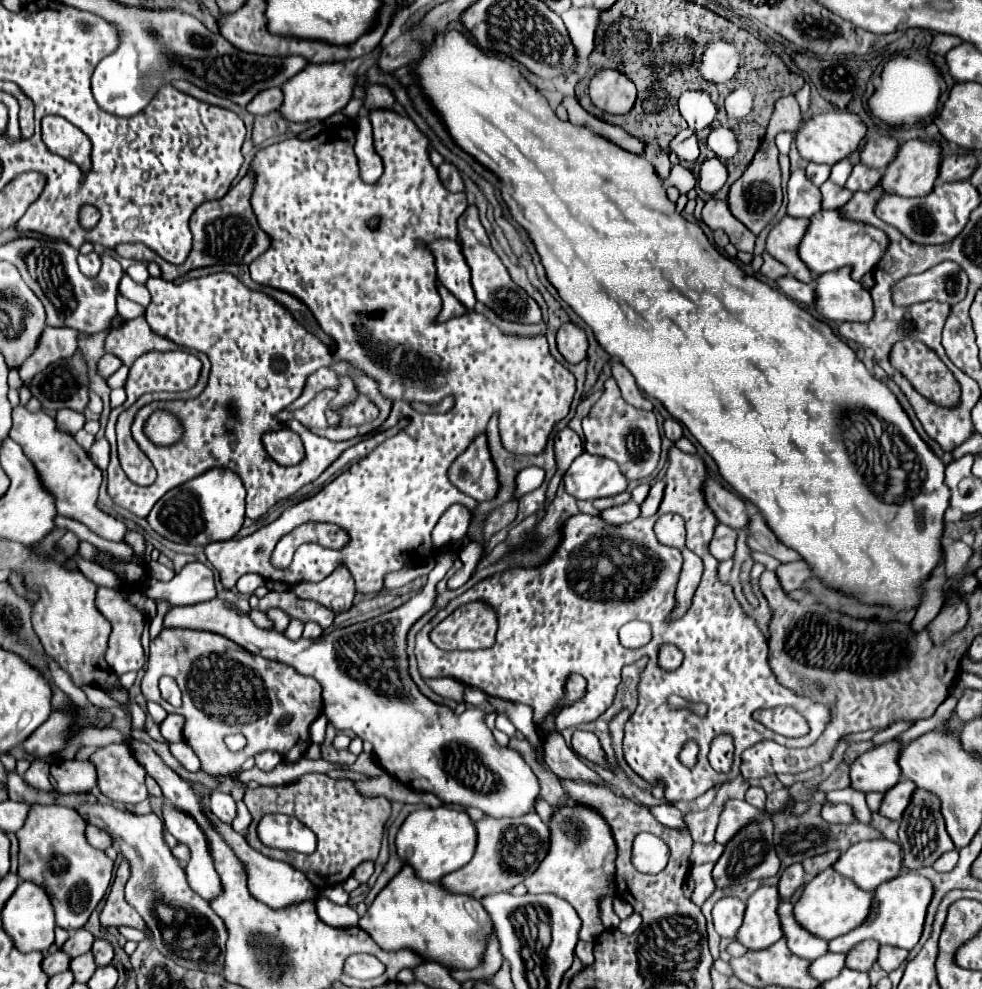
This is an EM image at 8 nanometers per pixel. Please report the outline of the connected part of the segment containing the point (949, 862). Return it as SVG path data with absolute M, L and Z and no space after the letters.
M953 849L953 851L949 851L949 853L943 853L943 857L939 857L939 859L935 861L933 869L939 871L939 873L947 873L947 871L951 871L951 869L955 867L955 863L957 863L957 853L955 853L955 849Z

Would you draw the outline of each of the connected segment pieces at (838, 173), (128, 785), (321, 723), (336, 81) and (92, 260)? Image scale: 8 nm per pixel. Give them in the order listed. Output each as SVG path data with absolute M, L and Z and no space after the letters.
M844 159L832 166L829 179L835 184L844 187L852 169L853 166L850 161L848 159Z
M115 743L101 747L89 759L97 769L97 787L113 803L135 805L149 797L145 769L135 761L129 745Z
M321 715L313 721L313 743L321 745L325 741L325 727L327 727L327 717Z
M309 63L303 71L299 71L285 85L281 85L283 103L277 111L281 113L283 119L291 123L305 123L313 119L325 121L327 117L335 115L349 103L353 87L355 75L343 75L343 63L323 63L323 65Z
M89 253L89 255L79 255L77 257L77 263L79 263L79 269L83 275L87 277L95 277L101 269L101 259L97 253Z

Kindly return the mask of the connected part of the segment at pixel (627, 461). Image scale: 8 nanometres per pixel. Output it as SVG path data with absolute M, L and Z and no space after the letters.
M613 377L605 381L605 391L601 399L591 407L589 415L583 419L583 433L585 433L585 451L591 455L601 455L617 461L623 475L629 481L649 477L657 467L661 453L657 419L653 411L641 411L625 403Z

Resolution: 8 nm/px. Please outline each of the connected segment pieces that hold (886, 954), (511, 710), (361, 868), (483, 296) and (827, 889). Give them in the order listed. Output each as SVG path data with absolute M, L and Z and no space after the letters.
M883 945L879 949L879 965L889 973L893 969L897 969L905 959L907 959L909 951L907 949L899 949L899 947L889 947L889 945Z
M487 696L487 701L493 705L495 713L509 715L509 721L517 727L517 731L521 731L535 747L541 745L541 737L533 723L533 709L529 709L527 705L521 705L521 703L503 701L498 697Z
M365 861L357 866L353 872L353 877L361 884L366 883L374 873L375 866L372 861Z
M467 207L465 213L459 217L459 235L457 237L459 237L461 253L471 269L471 285L473 285L477 301L483 301L485 305L489 305L491 309L501 313L505 319L521 321L521 323L539 323L541 321L539 305L521 287L517 287L511 281L505 265L501 263L501 259L489 245L489 237L485 233L483 225L479 223L479 215L477 215L475 207Z
M825 869L803 889L801 899L795 905L795 917L813 935L831 941L865 923L867 915L871 913L873 899L875 895L871 891L859 889L851 879L839 875L835 869Z

